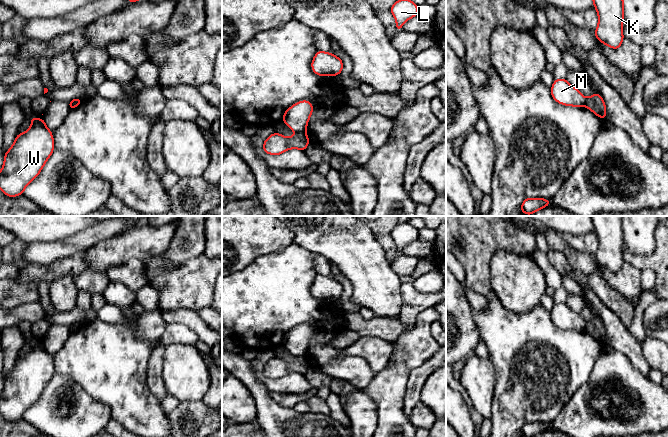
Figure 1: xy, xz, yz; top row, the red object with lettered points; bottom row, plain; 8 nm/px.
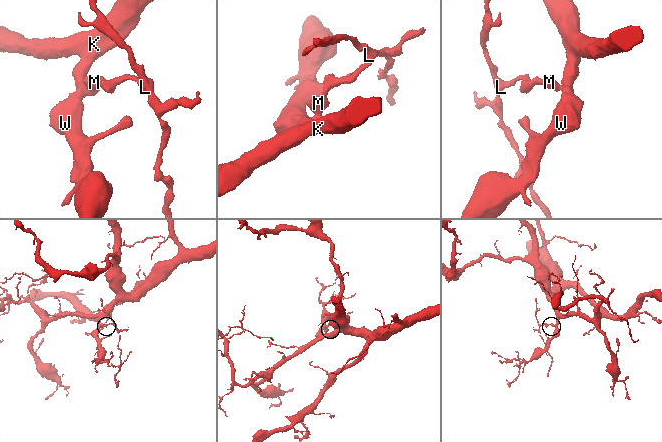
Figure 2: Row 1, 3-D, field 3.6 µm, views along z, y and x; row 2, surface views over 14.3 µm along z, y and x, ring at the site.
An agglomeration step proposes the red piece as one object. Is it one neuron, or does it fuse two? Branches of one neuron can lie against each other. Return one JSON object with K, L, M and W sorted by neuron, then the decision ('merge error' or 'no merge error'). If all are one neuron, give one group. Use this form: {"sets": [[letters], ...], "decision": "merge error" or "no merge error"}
{"sets": [["K", "W"], ["L", "M"]], "decision": "merge error"}

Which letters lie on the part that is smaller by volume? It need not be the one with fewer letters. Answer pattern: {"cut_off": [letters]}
{"cut_off": ["L", "M"]}

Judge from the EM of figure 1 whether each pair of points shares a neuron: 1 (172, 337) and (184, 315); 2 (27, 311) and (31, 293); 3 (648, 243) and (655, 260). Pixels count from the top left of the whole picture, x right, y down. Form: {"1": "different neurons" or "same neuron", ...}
{"1": "different neurons", "2": "different neurons", "3": "different neurons"}

